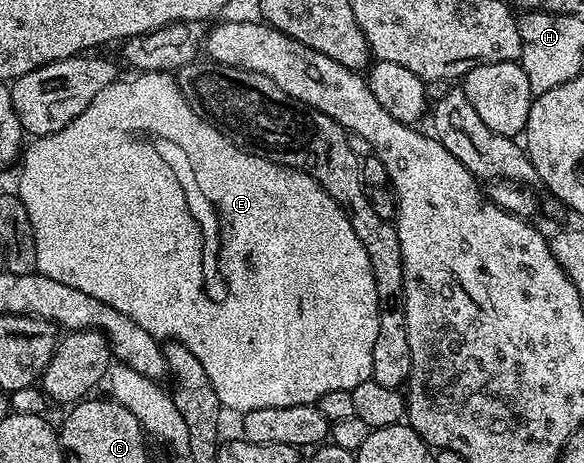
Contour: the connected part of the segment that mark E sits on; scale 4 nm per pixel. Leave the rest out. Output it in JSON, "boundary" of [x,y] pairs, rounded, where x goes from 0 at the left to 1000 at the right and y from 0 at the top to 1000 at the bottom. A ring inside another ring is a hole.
{"boundary":[[[236,158],[223,164],[229,166],[219,168],[217,175],[204,171],[185,179],[185,188],[178,188],[178,197],[170,197],[164,203],[164,214],[158,214],[158,222],[151,222],[151,231],[144,231],[144,240],[137,240],[137,248],[130,248],[130,257],[123,257],[123,266],[116,266],[116,274],[110,274],[80,296],[57,298],[36,341],[38,376],[31,382],[27,421],[41,438],[41,447],[48,456],[48,473],[55,482],[55,499],[62,516],[63,587],[74,590],[82,603],[96,603],[96,611],[111,611],[115,620],[130,620],[130,629],[144,629],[144,637],[158,637],[163,646],[171,646],[171,654],[185,654],[185,663],[199,663],[199,672],[219,680],[219,689],[229,689],[233,698],[247,706],[248,715],[257,717],[264,730],[307,737],[315,749],[322,749],[322,756],[329,758],[329,765],[336,767],[337,775],[346,784],[370,853],[375,857],[378,873],[387,879],[390,875],[414,875],[413,879],[474,875],[476,879],[493,879],[497,875],[497,832],[510,832],[510,875],[524,875],[524,849],[546,849],[551,855],[551,832],[579,832],[582,842],[601,844],[613,834],[615,823],[635,821],[637,749],[644,749],[647,680],[651,674],[647,639],[644,637],[644,611],[637,594],[637,568],[630,568],[630,542],[606,538],[610,499],[592,503],[592,475],[584,447],[577,443],[572,451],[565,451],[565,441],[572,434],[567,428],[562,428],[560,434],[551,434],[551,423],[558,417],[553,408],[545,417],[538,417],[538,408],[545,400],[539,391],[531,400],[524,400],[524,389],[531,382],[526,374],[514,376],[514,387],[510,387],[507,400],[503,400],[503,382],[483,382],[483,378],[479,378],[479,400],[442,400],[442,365],[455,365],[455,341],[440,335],[423,335],[416,322],[399,320],[387,294],[370,274],[356,268],[342,246],[329,240],[329,231],[320,222],[308,197],[303,173],[293,160]]]}

